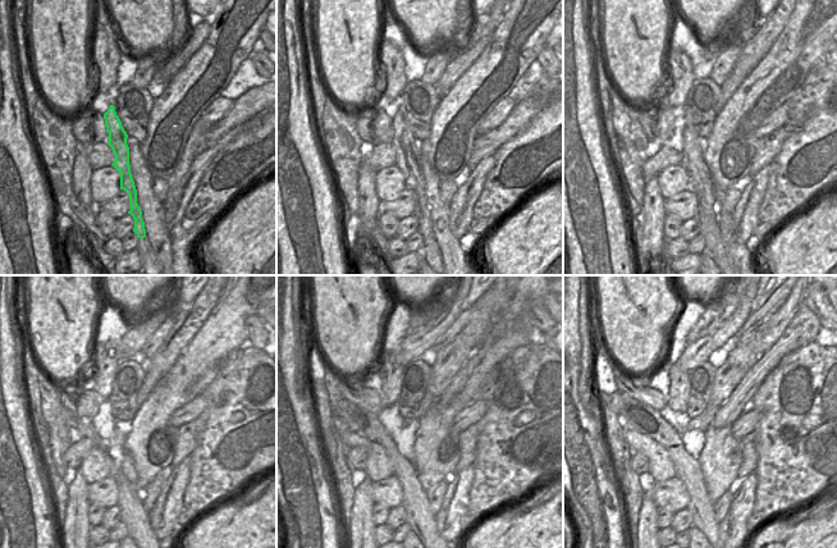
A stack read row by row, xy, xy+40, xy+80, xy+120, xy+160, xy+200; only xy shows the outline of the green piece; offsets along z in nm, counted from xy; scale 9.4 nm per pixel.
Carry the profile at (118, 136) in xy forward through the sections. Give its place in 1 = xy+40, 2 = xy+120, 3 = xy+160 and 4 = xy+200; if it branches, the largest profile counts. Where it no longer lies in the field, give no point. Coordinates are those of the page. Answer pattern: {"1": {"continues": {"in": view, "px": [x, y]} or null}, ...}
{"1": {"continues": {"in": "xy+40", "px": [402, 141]}}, "2": {"continues": {"in": "xy+120", "px": [127, 465]}}, "3": {"continues": {"in": "xy+160", "px": [422, 494]}}, "4": {"continues": {"in": "xy+200", "px": [708, 501]}}}

